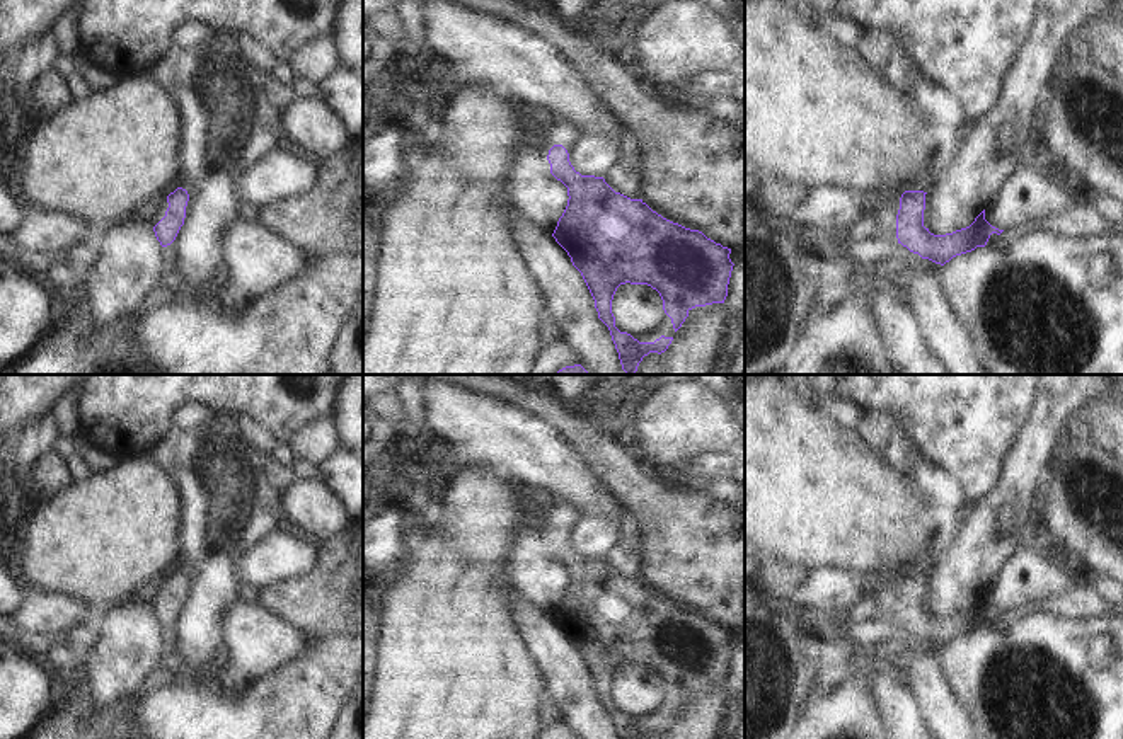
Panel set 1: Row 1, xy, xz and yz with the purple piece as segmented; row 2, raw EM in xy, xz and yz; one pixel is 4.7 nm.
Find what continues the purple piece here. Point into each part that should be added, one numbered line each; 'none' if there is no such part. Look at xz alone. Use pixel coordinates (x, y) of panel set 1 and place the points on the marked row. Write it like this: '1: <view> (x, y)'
1: xz (563, 133)

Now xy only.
1: xy (161, 206)

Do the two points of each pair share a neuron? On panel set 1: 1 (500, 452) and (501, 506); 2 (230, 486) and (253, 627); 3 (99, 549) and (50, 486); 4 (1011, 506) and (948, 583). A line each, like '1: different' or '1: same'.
1: different
2: different
3: different
4: same

